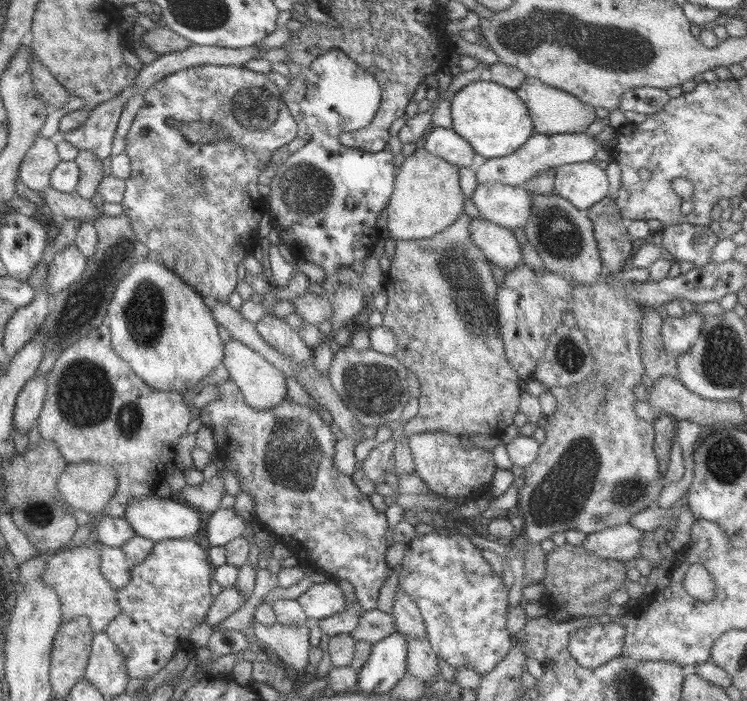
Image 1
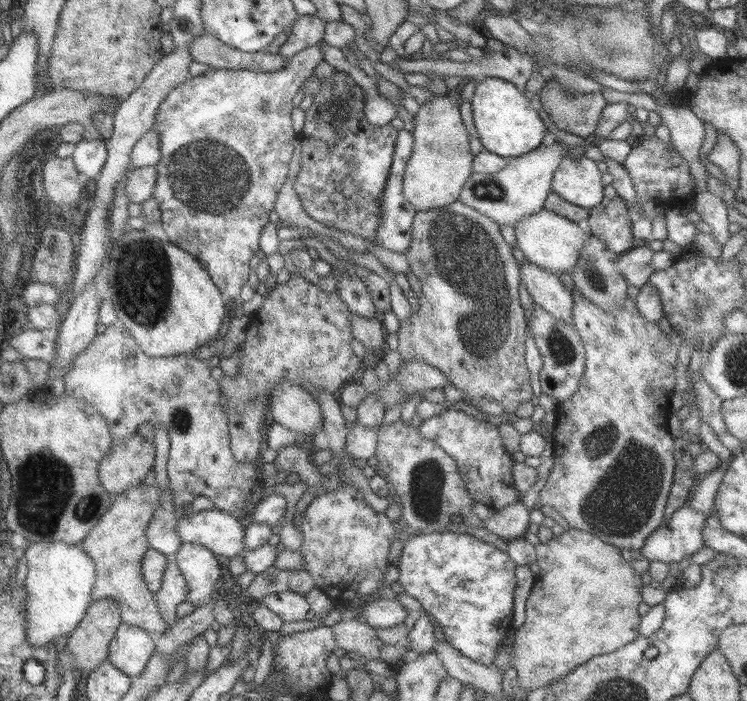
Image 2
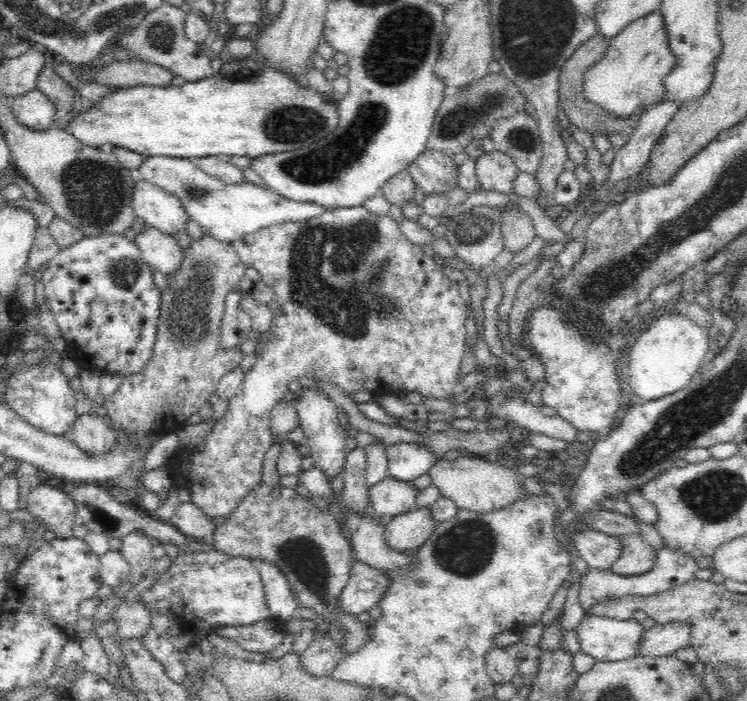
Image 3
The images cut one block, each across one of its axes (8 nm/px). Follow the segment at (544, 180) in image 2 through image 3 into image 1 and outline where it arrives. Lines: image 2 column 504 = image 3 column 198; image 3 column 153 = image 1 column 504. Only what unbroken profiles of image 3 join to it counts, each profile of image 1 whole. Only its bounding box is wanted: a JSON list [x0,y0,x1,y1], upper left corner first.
[474,133,599,186]

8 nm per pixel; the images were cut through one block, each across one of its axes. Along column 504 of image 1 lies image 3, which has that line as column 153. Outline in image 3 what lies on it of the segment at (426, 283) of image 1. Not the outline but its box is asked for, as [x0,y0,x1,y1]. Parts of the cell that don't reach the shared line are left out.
[102,235,246,443]

